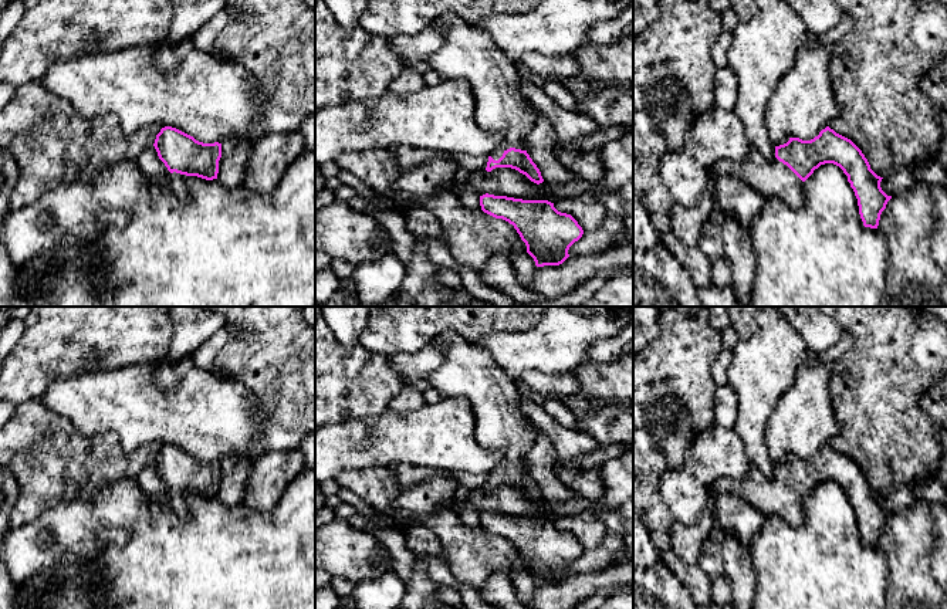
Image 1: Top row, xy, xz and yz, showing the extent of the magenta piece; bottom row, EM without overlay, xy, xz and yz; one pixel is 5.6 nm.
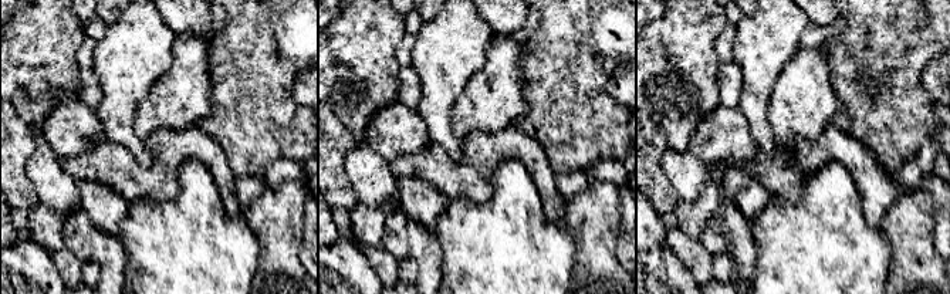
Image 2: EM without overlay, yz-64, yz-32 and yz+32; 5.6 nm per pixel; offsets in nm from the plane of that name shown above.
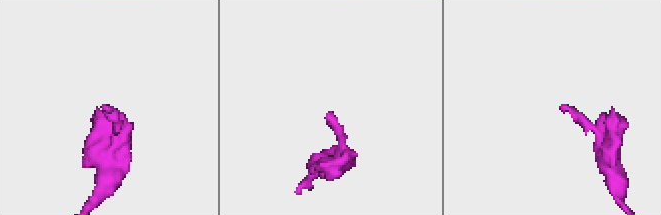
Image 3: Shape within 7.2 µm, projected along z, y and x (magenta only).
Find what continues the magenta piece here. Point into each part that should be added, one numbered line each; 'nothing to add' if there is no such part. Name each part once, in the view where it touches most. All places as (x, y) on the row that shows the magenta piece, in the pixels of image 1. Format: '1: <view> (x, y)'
1: xz (467, 53)

